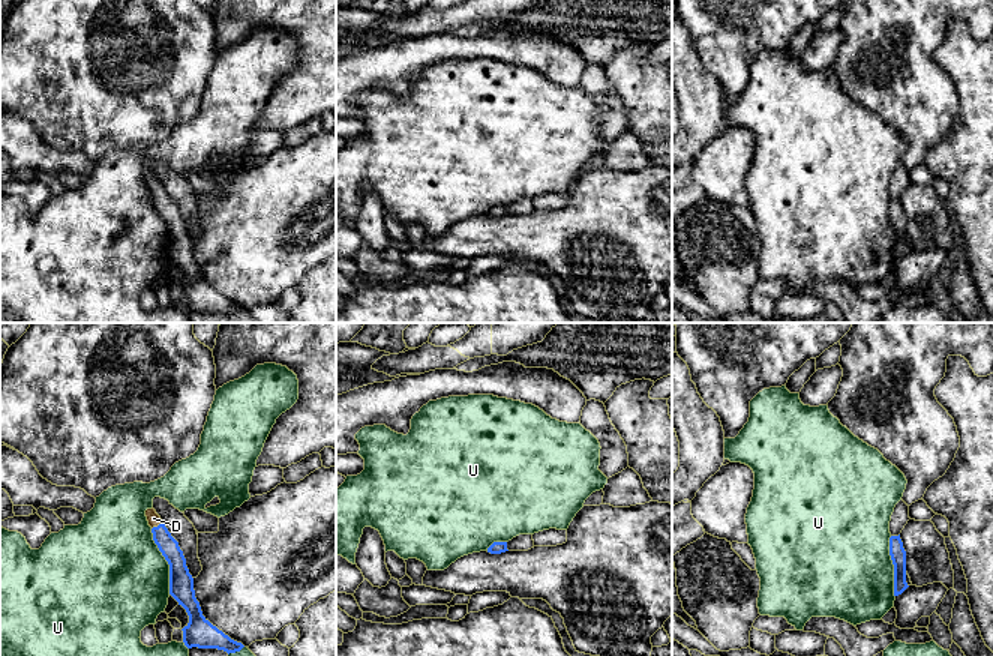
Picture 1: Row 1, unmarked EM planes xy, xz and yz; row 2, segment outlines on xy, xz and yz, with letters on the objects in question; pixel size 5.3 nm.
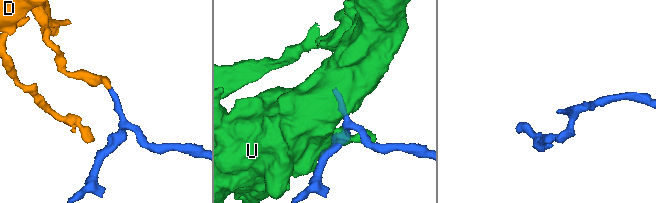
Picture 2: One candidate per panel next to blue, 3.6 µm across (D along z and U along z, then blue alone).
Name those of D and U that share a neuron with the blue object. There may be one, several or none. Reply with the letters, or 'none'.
D

